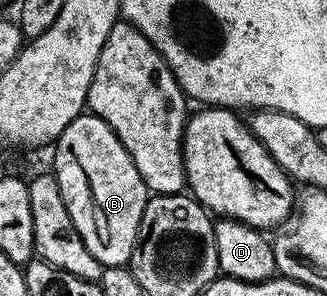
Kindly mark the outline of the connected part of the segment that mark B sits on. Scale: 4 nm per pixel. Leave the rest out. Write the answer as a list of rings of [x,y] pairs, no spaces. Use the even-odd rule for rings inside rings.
[[[82,112],[58,136],[53,150],[53,173],[59,180],[59,192],[63,192],[63,204],[67,204],[67,212],[71,212],[71,224],[75,224],[75,232],[83,240],[87,252],[99,260],[102,267],[125,266],[132,259],[133,249],[141,233],[141,221],[145,206],[149,203],[151,192],[145,186],[143,176],[139,176],[139,168],[131,160],[127,148],[111,132],[111,128],[99,116]]]

